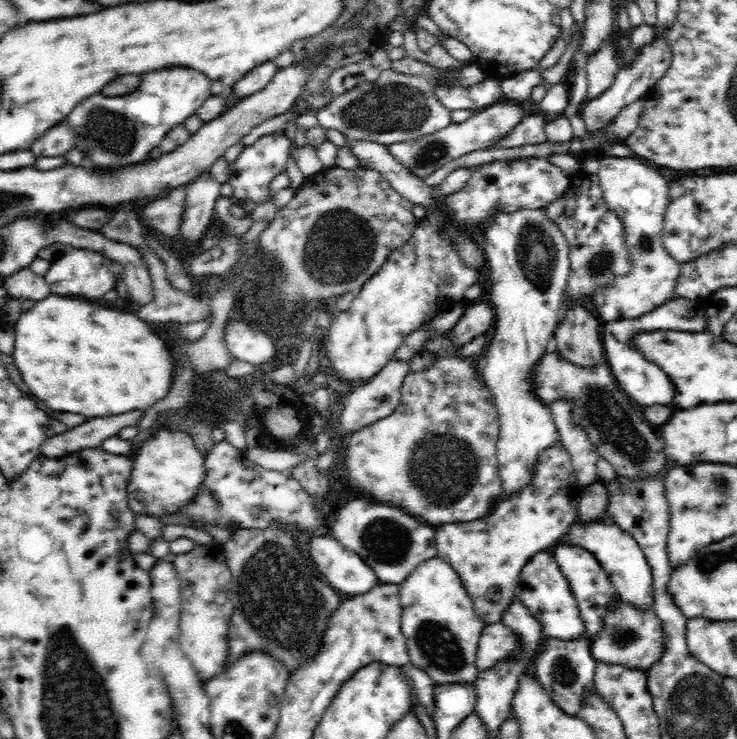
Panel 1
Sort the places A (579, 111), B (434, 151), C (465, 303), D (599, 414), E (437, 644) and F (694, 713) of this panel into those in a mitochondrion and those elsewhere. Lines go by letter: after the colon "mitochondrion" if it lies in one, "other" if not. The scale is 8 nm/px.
A: other
B: mitochondrion
C: other
D: mitochondrion
E: mitochondrion
F: mitochondrion

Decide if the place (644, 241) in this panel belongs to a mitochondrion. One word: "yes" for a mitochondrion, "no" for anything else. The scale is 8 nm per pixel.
yes

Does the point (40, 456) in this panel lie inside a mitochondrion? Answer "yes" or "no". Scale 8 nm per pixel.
no

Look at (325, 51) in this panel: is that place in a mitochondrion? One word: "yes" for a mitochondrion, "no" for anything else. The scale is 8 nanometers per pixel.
no

